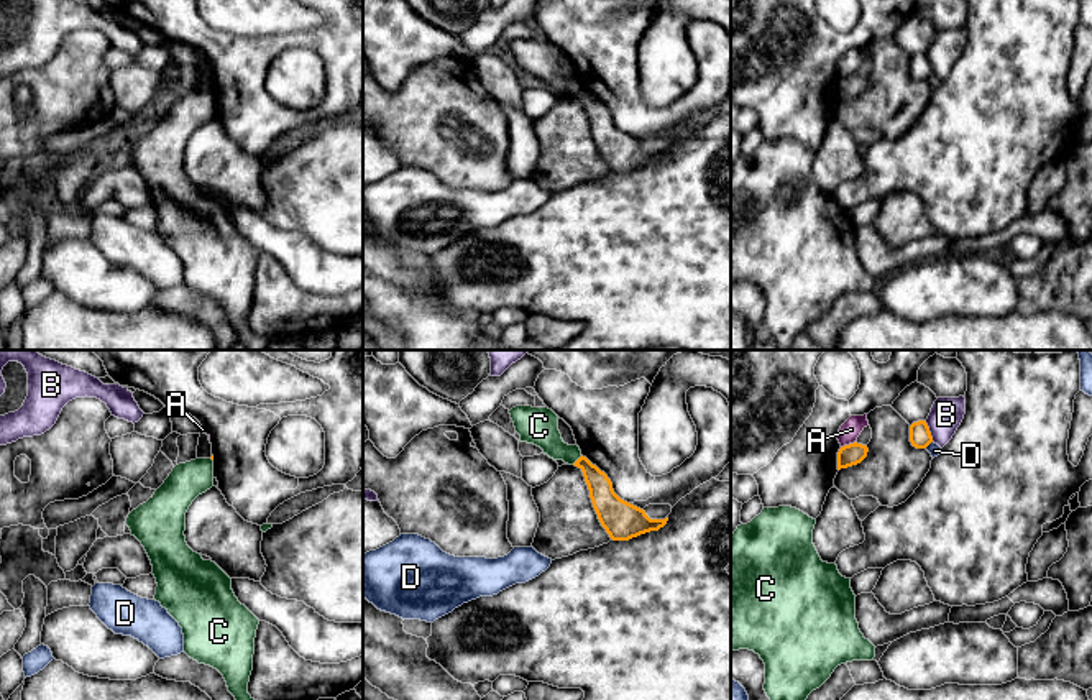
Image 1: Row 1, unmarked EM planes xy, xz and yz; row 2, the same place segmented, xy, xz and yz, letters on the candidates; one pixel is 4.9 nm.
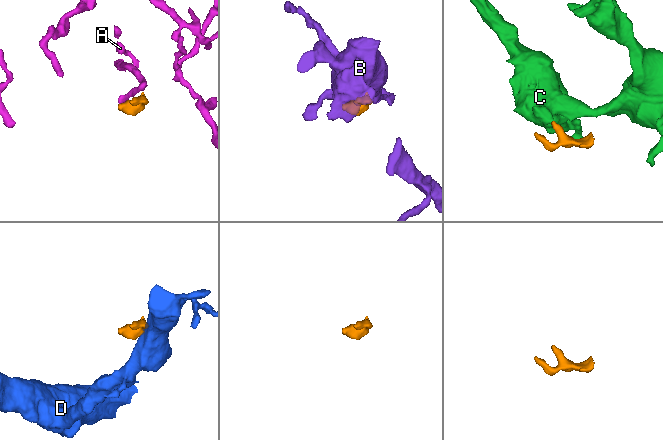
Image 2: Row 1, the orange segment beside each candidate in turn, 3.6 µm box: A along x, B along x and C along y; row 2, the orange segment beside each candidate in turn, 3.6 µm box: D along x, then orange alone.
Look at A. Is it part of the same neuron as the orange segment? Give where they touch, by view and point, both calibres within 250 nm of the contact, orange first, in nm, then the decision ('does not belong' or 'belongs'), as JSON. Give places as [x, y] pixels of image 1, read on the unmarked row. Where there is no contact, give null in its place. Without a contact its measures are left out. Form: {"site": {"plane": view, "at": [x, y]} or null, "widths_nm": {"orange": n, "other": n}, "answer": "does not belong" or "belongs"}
{"site": {"plane": "yz", "at": [849, 76]}, "widths_nm": {"orange": 110, "other": 100}, "answer": "does not belong"}

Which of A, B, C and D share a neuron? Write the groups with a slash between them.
A / B / C / D

